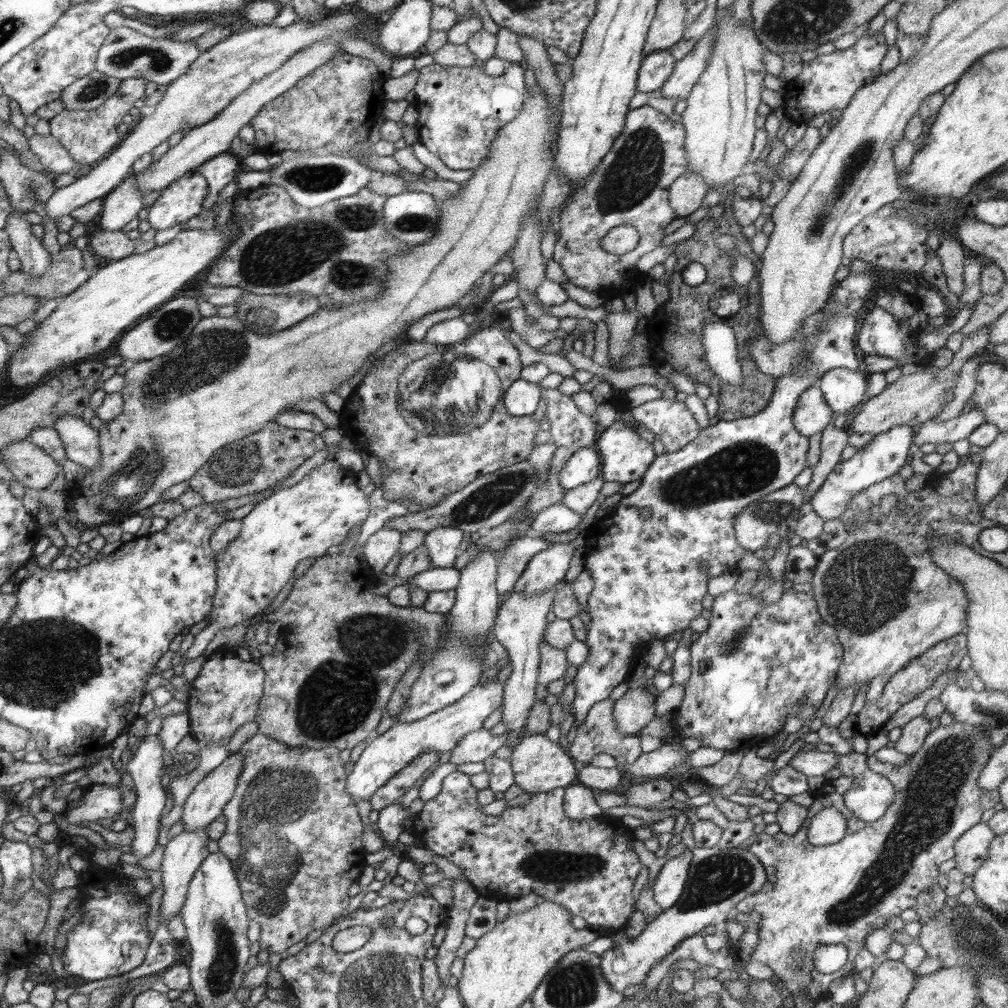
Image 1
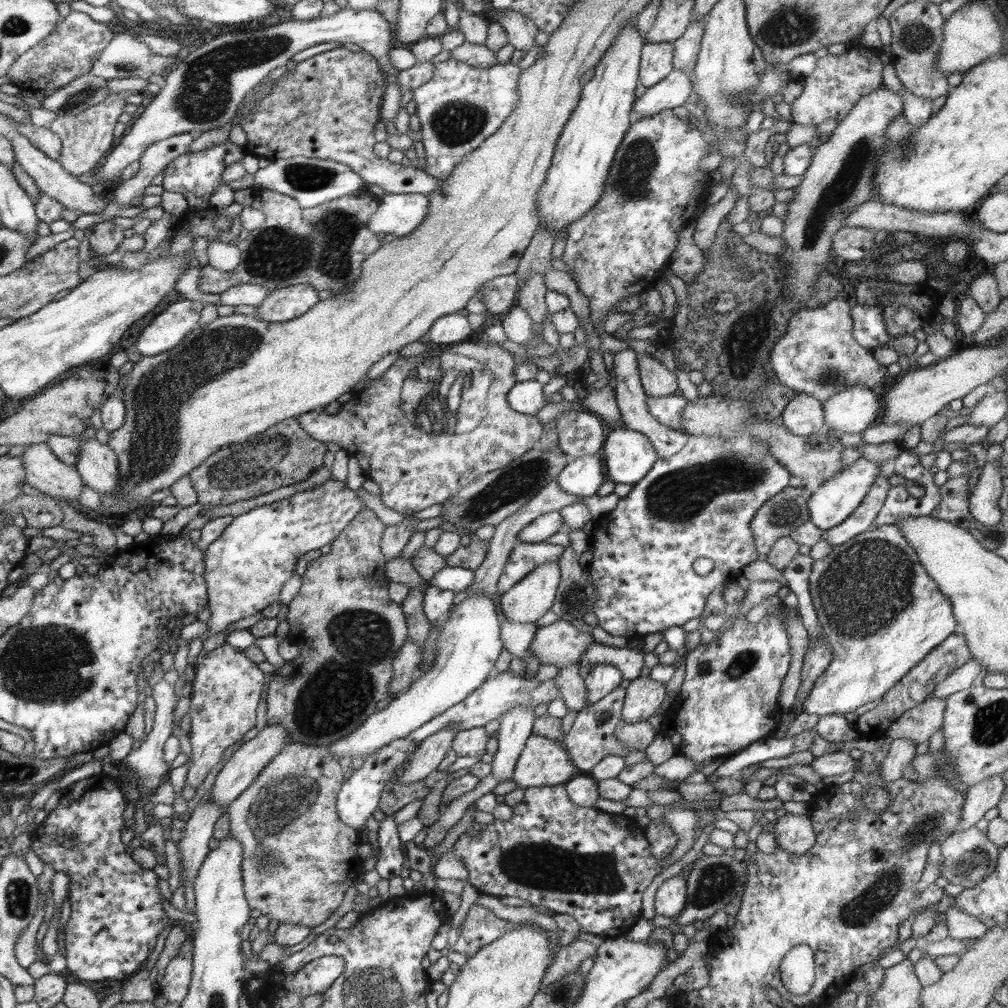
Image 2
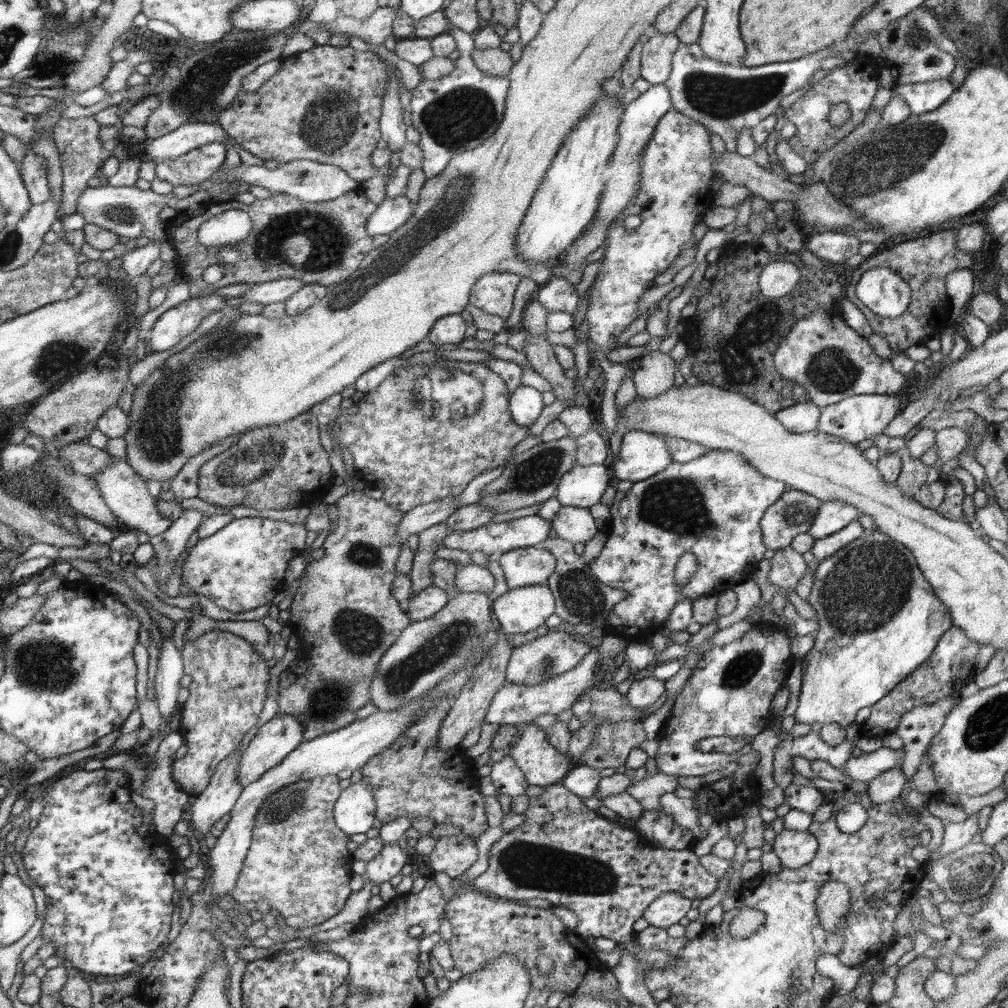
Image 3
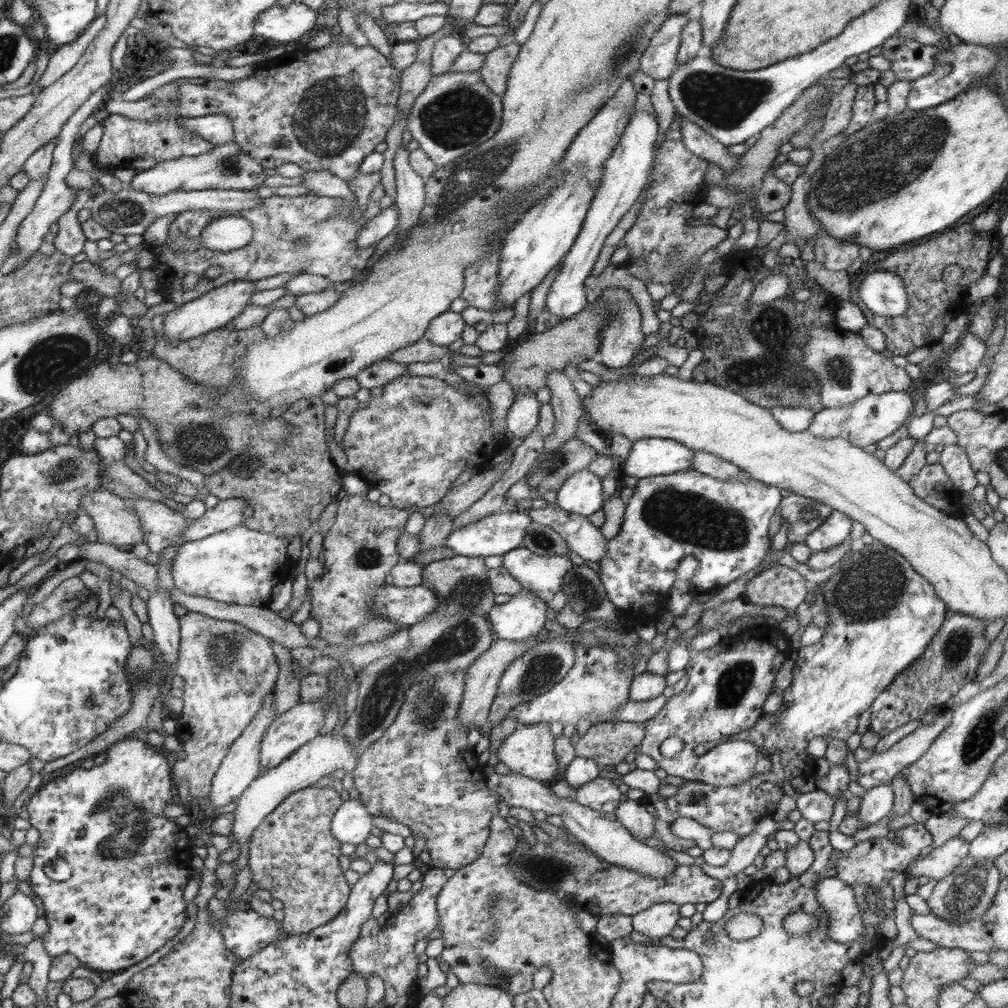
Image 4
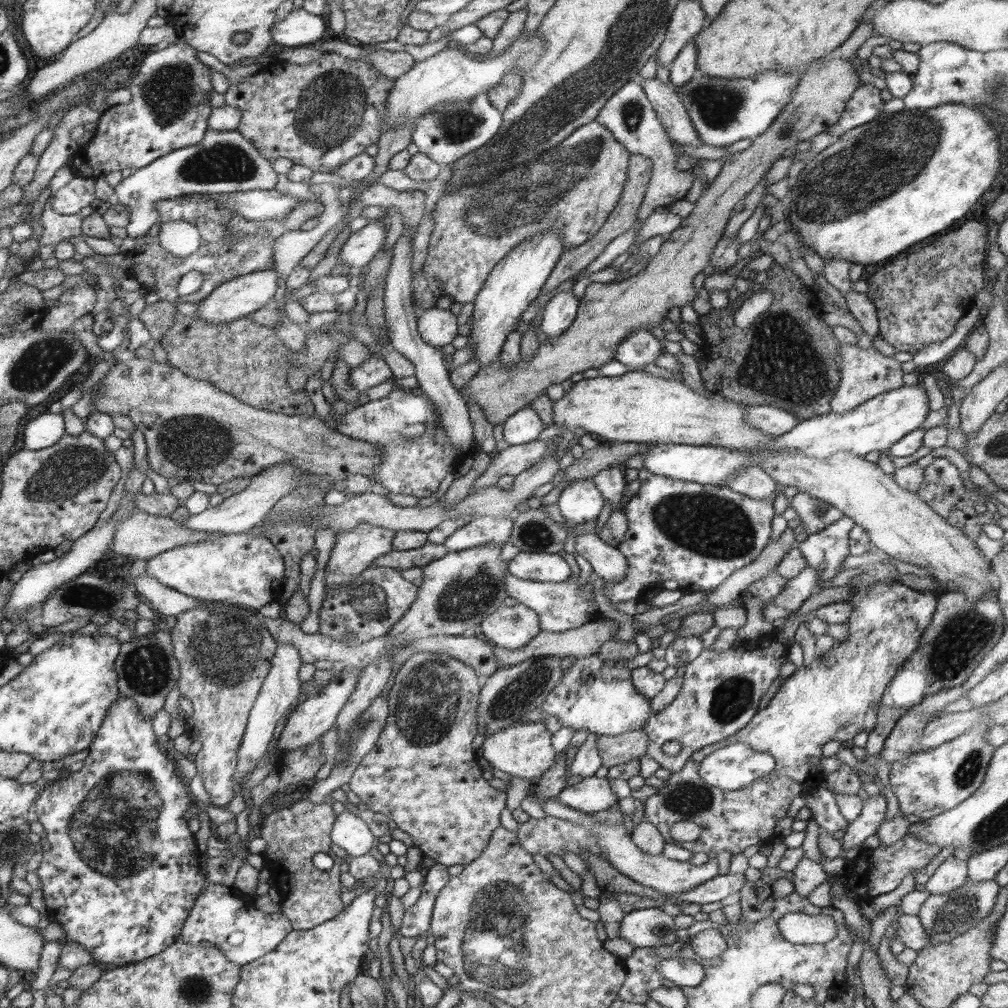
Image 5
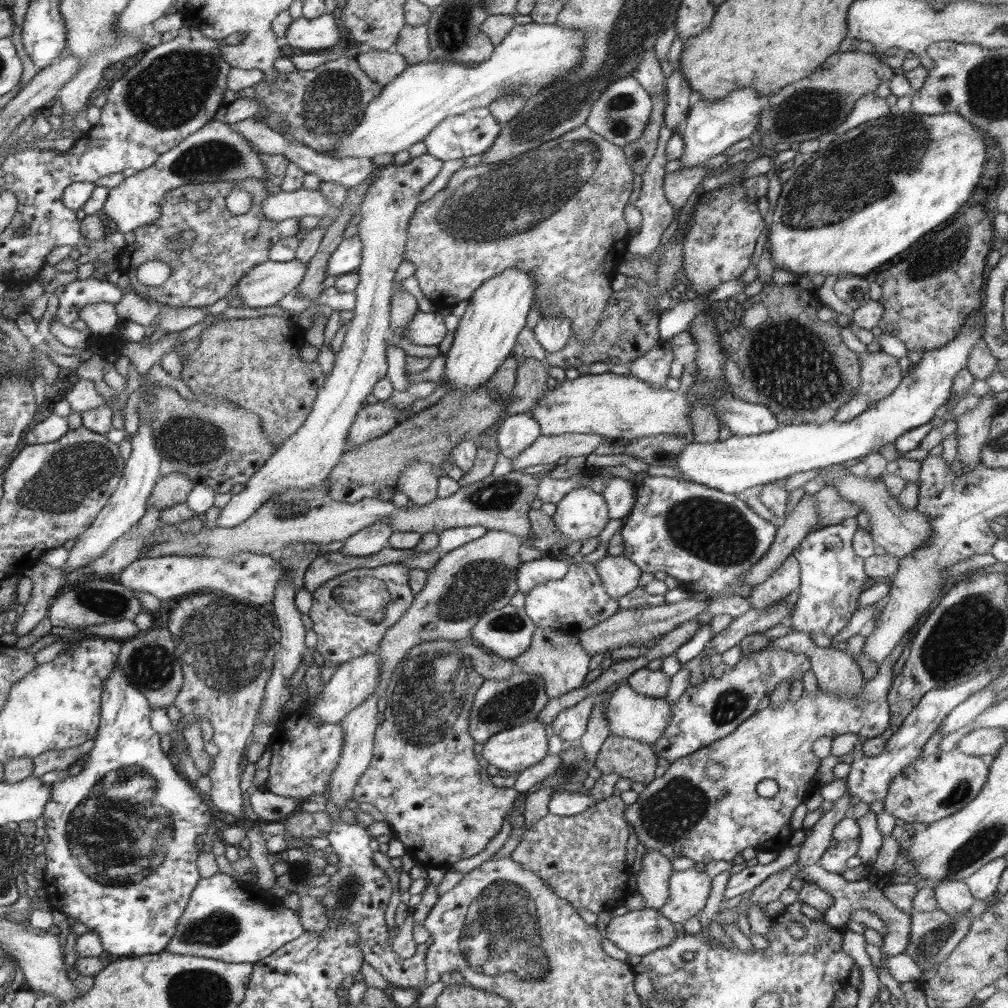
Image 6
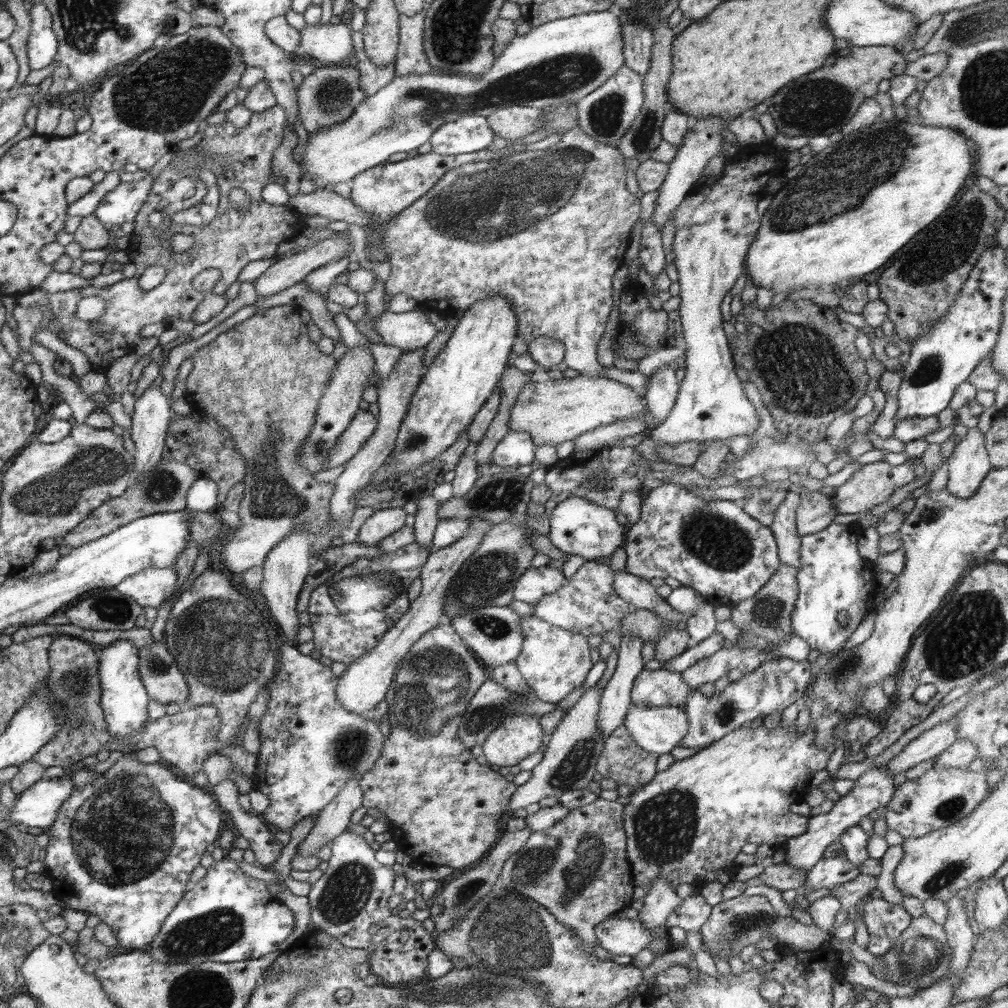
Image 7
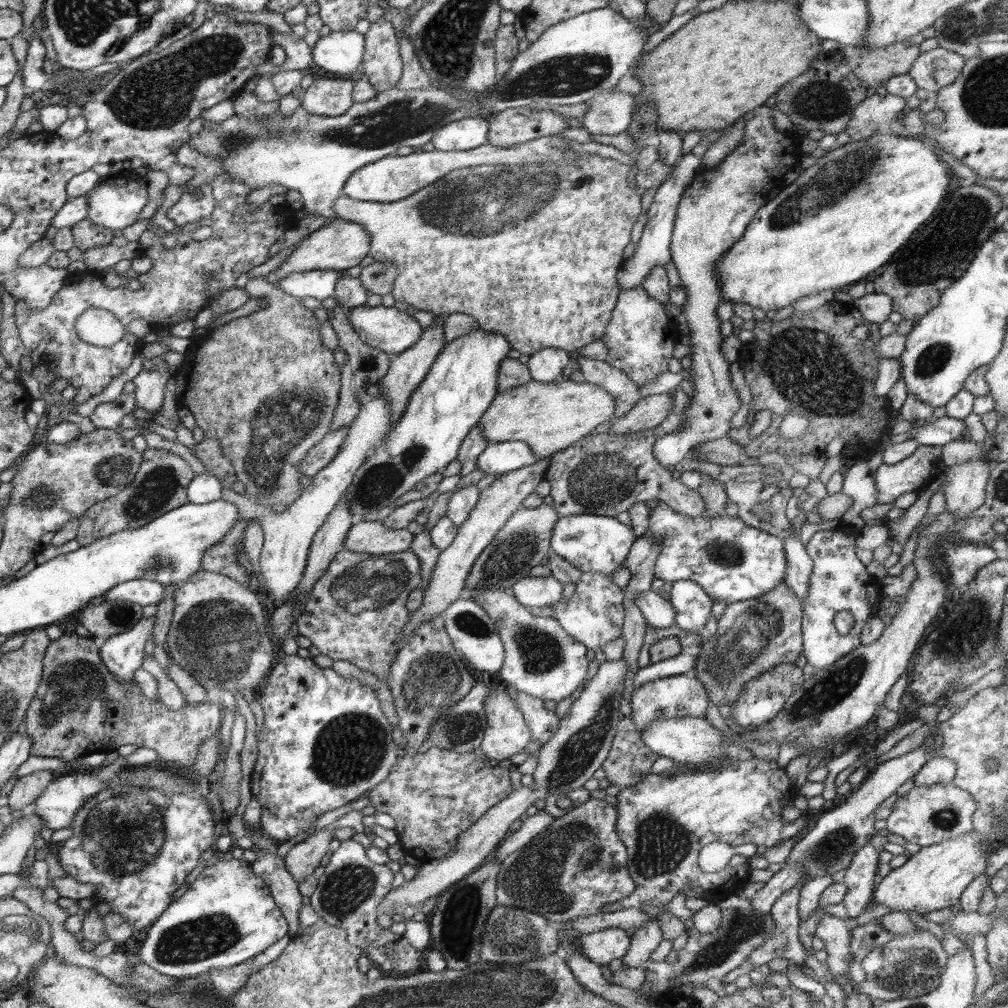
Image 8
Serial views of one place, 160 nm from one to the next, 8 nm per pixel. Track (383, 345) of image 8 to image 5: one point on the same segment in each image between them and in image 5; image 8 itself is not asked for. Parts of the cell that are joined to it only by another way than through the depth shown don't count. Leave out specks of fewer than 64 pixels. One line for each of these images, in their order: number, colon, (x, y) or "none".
5: (437, 326)
6: (427, 328)
7: (412, 330)

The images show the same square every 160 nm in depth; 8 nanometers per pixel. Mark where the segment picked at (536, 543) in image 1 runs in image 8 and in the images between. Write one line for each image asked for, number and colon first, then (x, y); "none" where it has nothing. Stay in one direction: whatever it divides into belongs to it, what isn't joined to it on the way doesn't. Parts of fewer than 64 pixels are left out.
2: (526, 556)
3: (530, 566)
4: (538, 573)
5: (533, 566)
6: (541, 571)
7: (535, 583)
8: (532, 592)

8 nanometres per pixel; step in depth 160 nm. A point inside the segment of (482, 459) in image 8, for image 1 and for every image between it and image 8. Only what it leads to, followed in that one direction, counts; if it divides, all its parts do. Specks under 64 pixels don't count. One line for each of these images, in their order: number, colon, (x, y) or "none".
1: (521, 398)
2: (527, 397)
3: (525, 404)
4: (523, 416)
5: (524, 426)
6: (517, 432)
7: (516, 449)

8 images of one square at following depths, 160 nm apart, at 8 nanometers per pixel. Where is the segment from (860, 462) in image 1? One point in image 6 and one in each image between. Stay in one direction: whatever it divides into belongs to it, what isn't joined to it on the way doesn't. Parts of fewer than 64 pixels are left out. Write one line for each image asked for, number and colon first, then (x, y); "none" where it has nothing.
2: (834, 501)
3: (832, 516)
4: (836, 528)
5: (825, 551)
6: (832, 576)

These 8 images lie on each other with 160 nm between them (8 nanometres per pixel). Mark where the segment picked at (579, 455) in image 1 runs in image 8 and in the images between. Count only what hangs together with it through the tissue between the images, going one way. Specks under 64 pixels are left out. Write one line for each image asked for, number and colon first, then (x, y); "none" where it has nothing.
2: (583, 476)
3: (582, 487)
4: (581, 493)
5: (580, 502)
6: (582, 514)
7: (577, 527)
8: (599, 544)

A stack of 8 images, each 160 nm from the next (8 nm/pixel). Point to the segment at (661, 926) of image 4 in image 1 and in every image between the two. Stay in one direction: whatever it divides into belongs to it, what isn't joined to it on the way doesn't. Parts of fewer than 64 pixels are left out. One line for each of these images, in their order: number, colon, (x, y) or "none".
1: (668, 886)
2: (671, 897)
3: (670, 908)

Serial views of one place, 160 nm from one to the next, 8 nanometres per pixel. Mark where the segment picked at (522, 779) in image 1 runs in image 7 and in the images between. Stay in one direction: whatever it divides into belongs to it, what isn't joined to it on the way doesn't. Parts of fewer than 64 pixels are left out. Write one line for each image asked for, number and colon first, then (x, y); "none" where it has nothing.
2: (543, 762)
3: (542, 765)
4: (529, 751)
5: (524, 749)
6: (512, 750)
7: (517, 736)

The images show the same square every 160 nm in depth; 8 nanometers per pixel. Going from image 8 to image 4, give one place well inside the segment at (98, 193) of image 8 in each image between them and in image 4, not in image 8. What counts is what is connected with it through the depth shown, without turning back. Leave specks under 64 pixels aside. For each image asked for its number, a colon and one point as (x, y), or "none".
4: (226, 167)
5: (225, 162)
6: (217, 154)
7: (122, 205)

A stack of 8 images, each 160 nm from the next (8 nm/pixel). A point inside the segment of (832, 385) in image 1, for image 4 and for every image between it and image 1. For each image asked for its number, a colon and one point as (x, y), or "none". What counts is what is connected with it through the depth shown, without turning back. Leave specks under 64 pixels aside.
2: (855, 409)
3: (857, 418)
4: (868, 420)

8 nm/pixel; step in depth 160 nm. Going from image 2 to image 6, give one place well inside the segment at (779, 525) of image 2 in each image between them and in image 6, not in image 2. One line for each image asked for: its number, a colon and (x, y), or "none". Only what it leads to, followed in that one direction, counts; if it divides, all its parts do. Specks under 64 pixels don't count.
3: (793, 513)
4: (804, 515)
5: (815, 514)
6: (832, 508)

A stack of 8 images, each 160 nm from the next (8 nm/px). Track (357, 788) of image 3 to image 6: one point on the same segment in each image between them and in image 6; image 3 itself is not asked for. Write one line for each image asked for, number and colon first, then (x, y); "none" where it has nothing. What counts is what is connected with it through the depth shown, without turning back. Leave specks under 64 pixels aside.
4: (352, 823)
5: (351, 833)
6: (360, 891)

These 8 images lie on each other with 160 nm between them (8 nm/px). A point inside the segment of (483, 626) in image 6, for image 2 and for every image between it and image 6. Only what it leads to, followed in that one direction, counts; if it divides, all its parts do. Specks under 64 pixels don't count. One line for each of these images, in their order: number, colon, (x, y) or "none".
2: (529, 600)
3: (521, 610)
4: (525, 615)
5: (511, 626)

